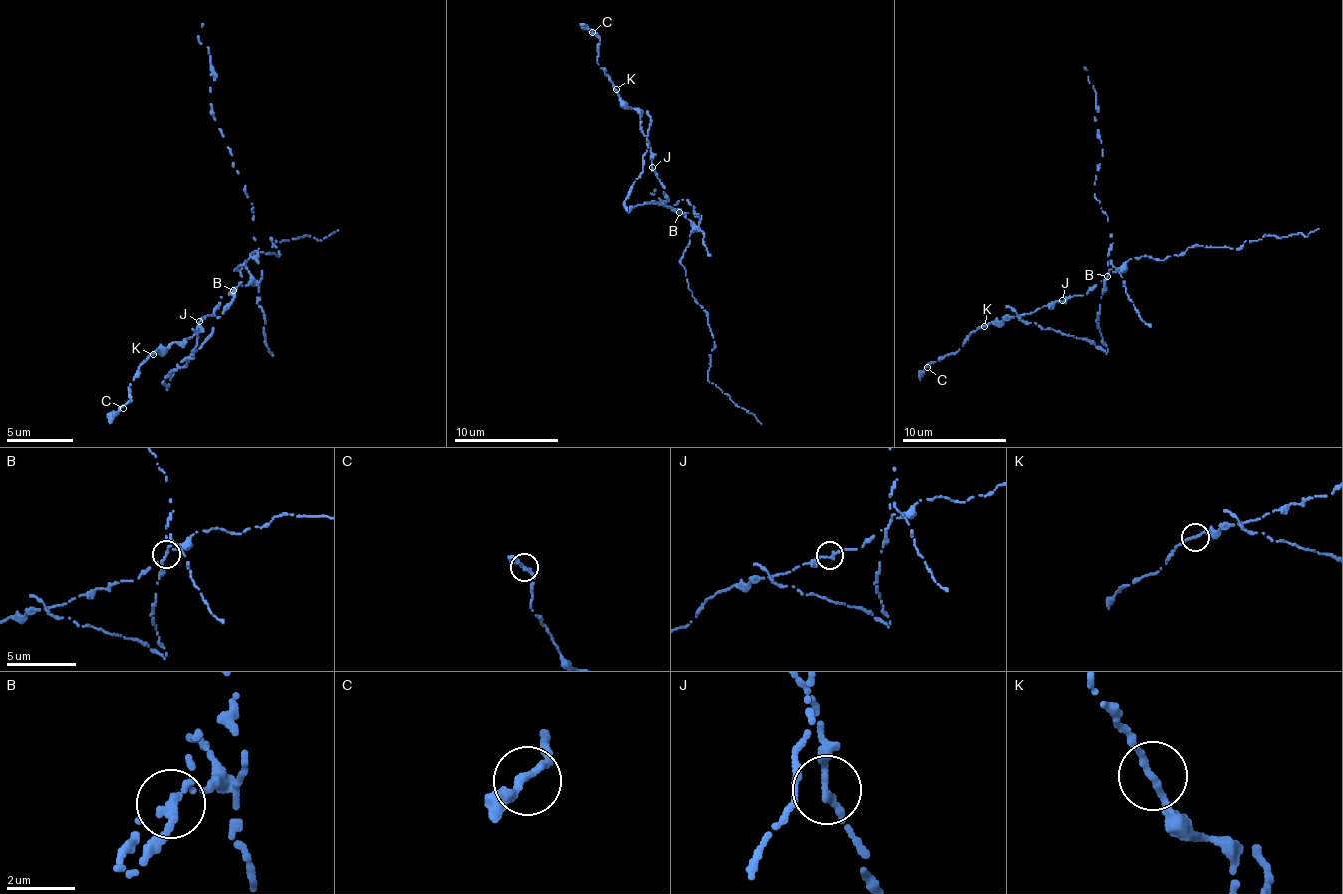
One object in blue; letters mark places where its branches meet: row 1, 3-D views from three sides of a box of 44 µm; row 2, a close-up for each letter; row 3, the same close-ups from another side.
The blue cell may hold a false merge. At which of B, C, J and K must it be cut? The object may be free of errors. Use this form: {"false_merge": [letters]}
{"false_merge": ["B"]}

